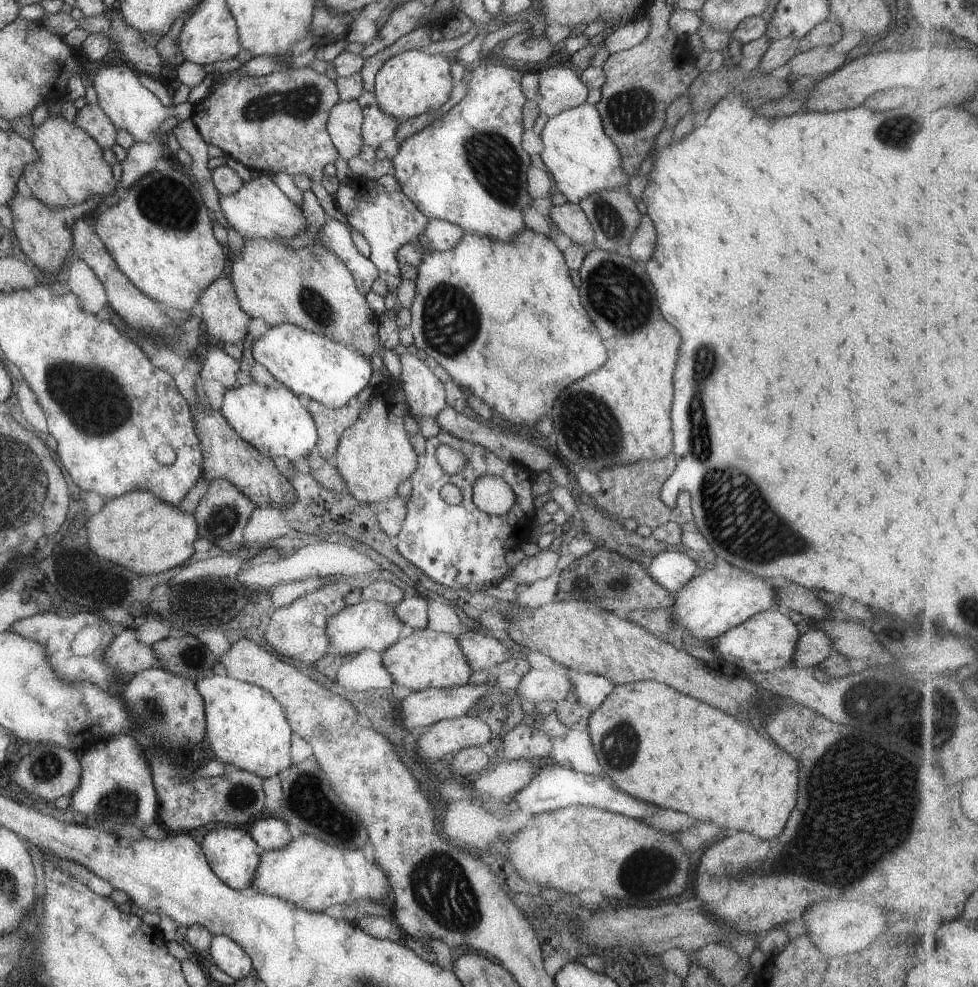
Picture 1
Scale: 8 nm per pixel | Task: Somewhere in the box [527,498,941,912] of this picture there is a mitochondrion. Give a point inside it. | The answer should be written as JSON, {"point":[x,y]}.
{"point":[897,809]}

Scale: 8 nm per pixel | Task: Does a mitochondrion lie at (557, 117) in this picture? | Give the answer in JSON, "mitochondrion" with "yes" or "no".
{"mitochondrion":"no"}

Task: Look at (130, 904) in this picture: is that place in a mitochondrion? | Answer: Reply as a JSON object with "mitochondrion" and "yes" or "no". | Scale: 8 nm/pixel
{"mitochondrion":"no"}

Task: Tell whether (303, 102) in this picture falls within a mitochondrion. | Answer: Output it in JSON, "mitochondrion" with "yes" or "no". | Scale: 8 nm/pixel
{"mitochondrion":"yes"}

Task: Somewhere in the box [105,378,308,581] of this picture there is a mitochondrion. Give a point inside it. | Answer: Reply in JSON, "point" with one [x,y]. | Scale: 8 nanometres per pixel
{"point":[224,519]}

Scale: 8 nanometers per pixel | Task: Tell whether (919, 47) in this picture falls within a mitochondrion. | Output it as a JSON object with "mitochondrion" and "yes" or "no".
{"mitochondrion":"no"}

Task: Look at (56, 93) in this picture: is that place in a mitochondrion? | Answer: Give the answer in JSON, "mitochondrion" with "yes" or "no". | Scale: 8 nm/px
{"mitochondrion":"no"}

